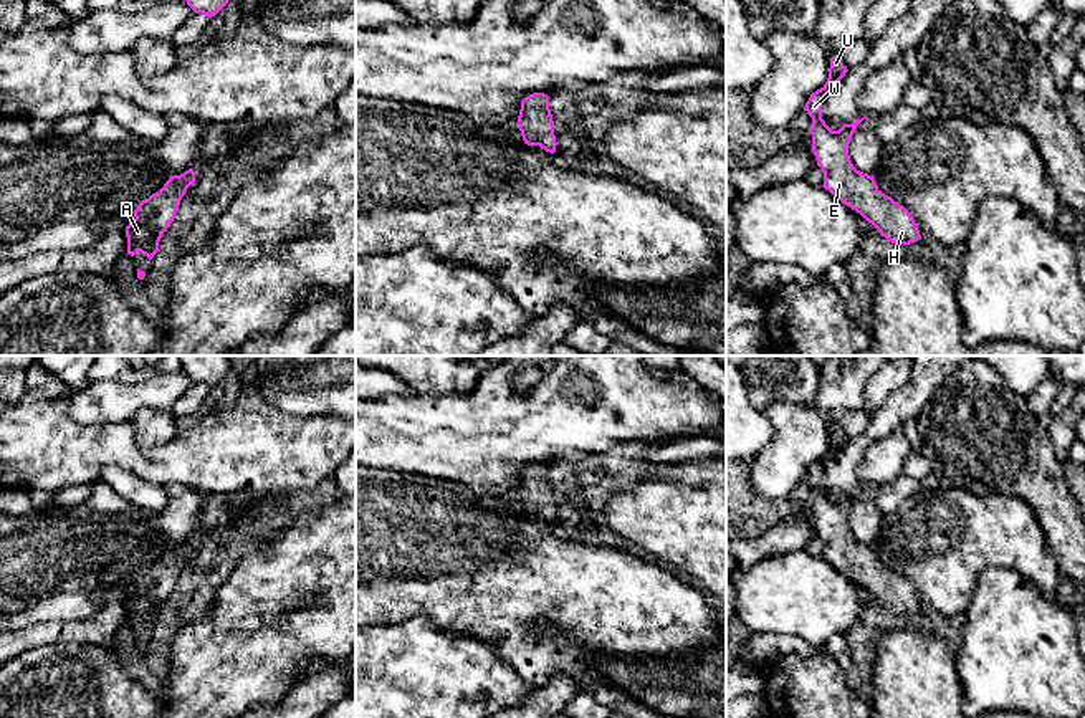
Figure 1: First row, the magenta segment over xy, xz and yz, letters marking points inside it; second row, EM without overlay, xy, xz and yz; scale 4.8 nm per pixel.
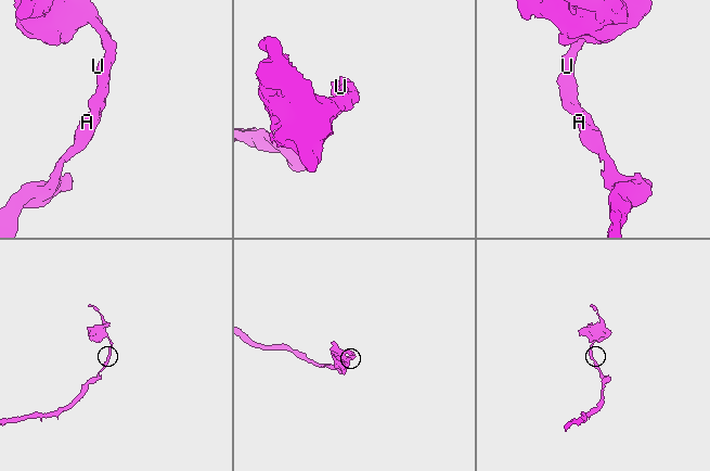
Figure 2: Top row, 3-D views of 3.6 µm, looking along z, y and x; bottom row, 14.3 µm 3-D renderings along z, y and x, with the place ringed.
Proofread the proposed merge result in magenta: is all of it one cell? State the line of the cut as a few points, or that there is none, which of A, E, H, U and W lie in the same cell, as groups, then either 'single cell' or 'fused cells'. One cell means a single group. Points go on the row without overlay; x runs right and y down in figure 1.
no cut; A E H U W; single cell

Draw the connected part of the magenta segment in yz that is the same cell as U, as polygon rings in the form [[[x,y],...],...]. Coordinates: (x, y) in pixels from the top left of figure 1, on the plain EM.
[[[839,428],[830,430],[825,455],[810,465],[804,481],[812,488],[812,523],[824,543],[824,559],[837,571],[860,584],[882,607],[895,615],[910,615],[921,610],[910,582],[885,566],[873,546],[857,541],[848,526],[848,515],[862,488],[832,501],[822,490],[824,468],[837,457],[848,440]]]

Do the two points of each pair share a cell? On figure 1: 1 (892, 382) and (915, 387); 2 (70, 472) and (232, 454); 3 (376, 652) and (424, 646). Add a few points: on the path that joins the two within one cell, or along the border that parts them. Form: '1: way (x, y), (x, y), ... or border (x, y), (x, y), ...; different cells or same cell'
1: border (912, 373), (903, 386), (872, 411); different cells
2: way (109, 457), (148, 465), (192, 459); same cell
3: way (387, 650), (412, 647); same cell

